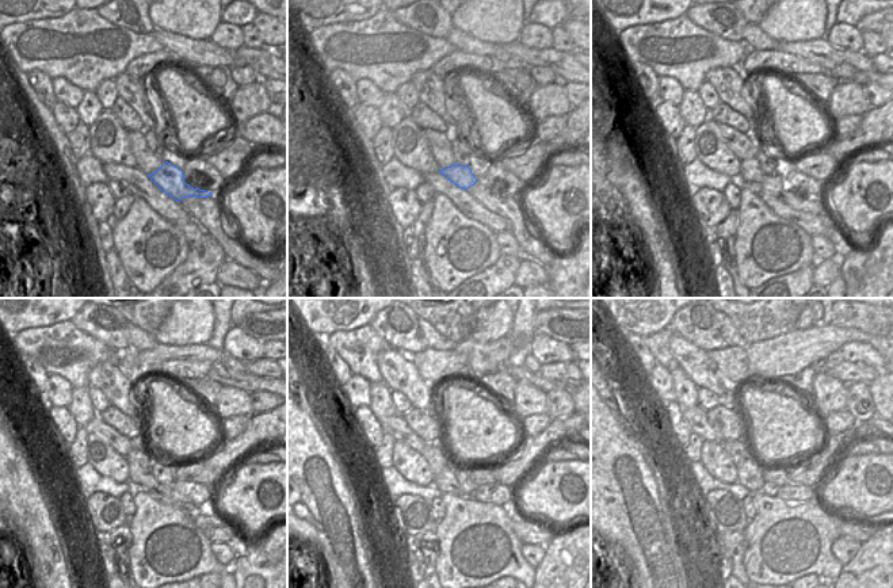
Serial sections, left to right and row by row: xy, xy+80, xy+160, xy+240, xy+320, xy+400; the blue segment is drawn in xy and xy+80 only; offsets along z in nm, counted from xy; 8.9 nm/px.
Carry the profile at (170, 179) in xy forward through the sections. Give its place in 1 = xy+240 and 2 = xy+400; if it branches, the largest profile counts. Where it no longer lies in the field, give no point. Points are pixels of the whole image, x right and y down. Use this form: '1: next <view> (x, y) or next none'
1: next xy+240 (140, 462)
2: next xy+400 (737, 450)

